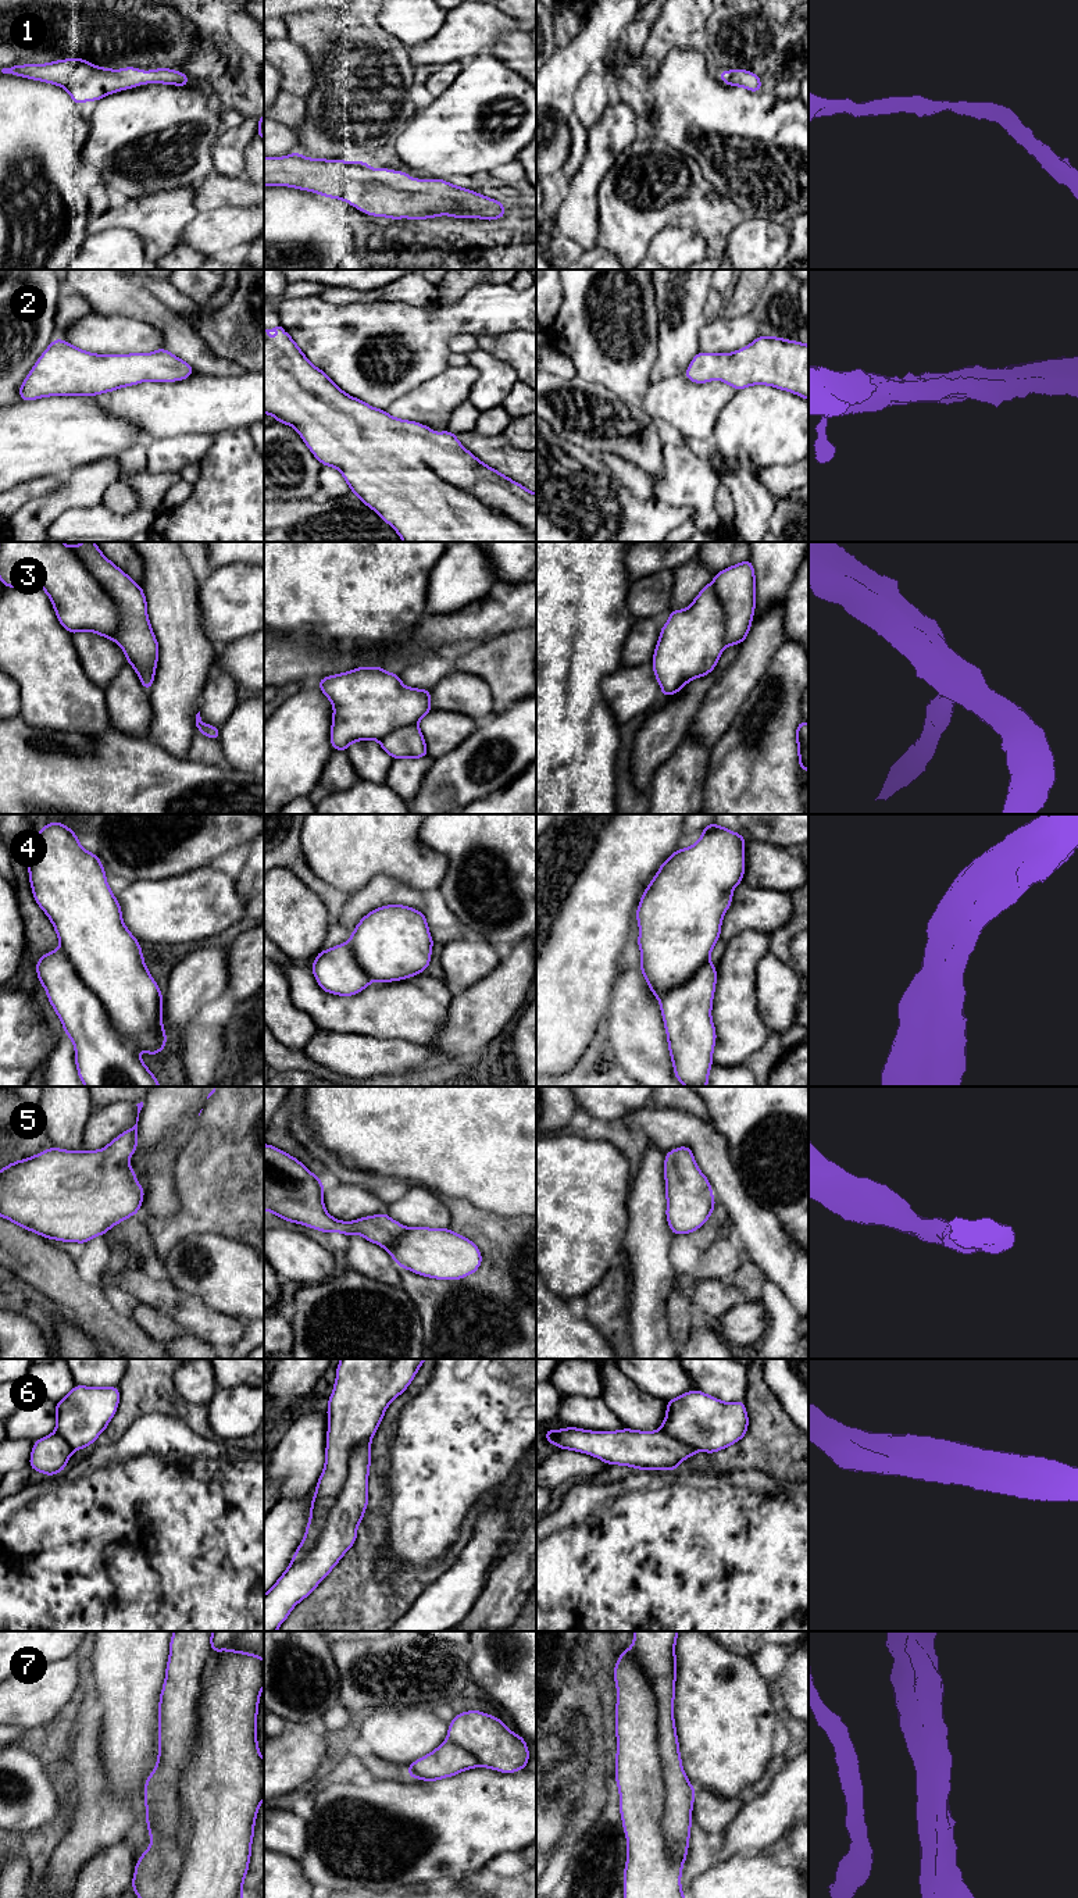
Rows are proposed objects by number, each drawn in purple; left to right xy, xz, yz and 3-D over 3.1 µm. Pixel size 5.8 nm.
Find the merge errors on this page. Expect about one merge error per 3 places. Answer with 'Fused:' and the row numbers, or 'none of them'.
Fused: 6

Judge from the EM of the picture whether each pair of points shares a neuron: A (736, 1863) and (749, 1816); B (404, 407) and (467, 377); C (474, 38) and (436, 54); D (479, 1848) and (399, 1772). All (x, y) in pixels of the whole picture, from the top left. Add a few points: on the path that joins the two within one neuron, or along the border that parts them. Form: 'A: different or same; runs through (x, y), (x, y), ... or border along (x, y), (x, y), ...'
A: different; border along (736, 1852), (724, 1861)
B: same; runs through (420, 405), (429, 405), (452, 385)
C: same; runs through (464, 38), (457, 38), (446, 46)
D: different; border along (406, 1775), (396, 1780), (377, 1780)

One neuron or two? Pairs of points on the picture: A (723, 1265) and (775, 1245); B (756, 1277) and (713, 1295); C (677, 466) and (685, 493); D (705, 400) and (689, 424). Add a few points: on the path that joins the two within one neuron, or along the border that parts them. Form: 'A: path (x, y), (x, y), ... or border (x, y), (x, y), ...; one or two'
A: border (753, 1260), (767, 1278); two
B: path (745, 1281), (734, 1290), (724, 1290); one
C: path (684, 473), (685, 487); one
D: path (699, 406), (693, 411), (693, 418); one

